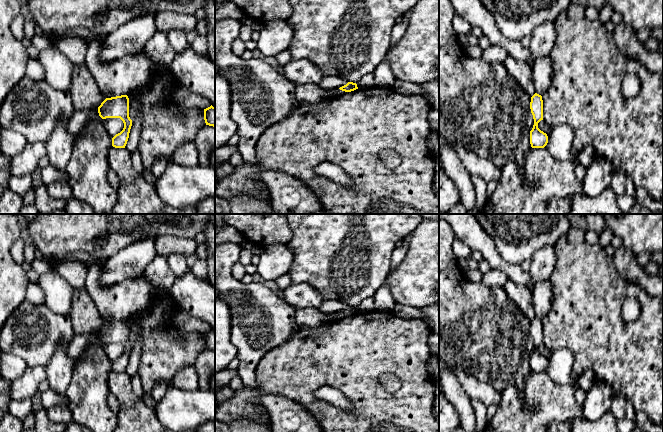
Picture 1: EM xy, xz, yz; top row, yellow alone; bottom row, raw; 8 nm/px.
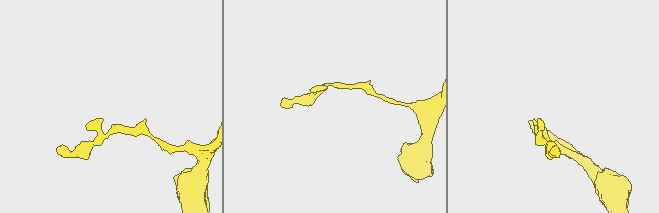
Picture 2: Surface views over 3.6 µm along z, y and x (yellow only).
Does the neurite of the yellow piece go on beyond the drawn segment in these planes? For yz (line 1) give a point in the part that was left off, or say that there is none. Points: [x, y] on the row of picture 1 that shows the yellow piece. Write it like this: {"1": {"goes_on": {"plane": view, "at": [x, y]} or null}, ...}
{"1": {"goes_on": null}}

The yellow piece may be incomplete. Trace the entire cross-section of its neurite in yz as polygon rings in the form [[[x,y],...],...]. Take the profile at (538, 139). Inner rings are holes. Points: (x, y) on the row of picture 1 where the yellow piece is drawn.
[[[535,93],[531,97],[530,109],[534,119],[534,125],[530,131],[531,147],[544,148],[548,143],[548,136],[538,128],[538,123],[543,120],[543,100],[541,95]]]

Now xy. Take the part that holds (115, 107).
[[[121,95],[106,98],[98,107],[99,116],[102,119],[120,118],[124,123],[123,130],[112,138],[112,146],[115,148],[125,148],[132,120],[129,117],[129,98],[127,95]]]

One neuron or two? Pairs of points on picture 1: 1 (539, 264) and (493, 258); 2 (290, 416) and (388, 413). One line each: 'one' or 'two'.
1: two
2: two

